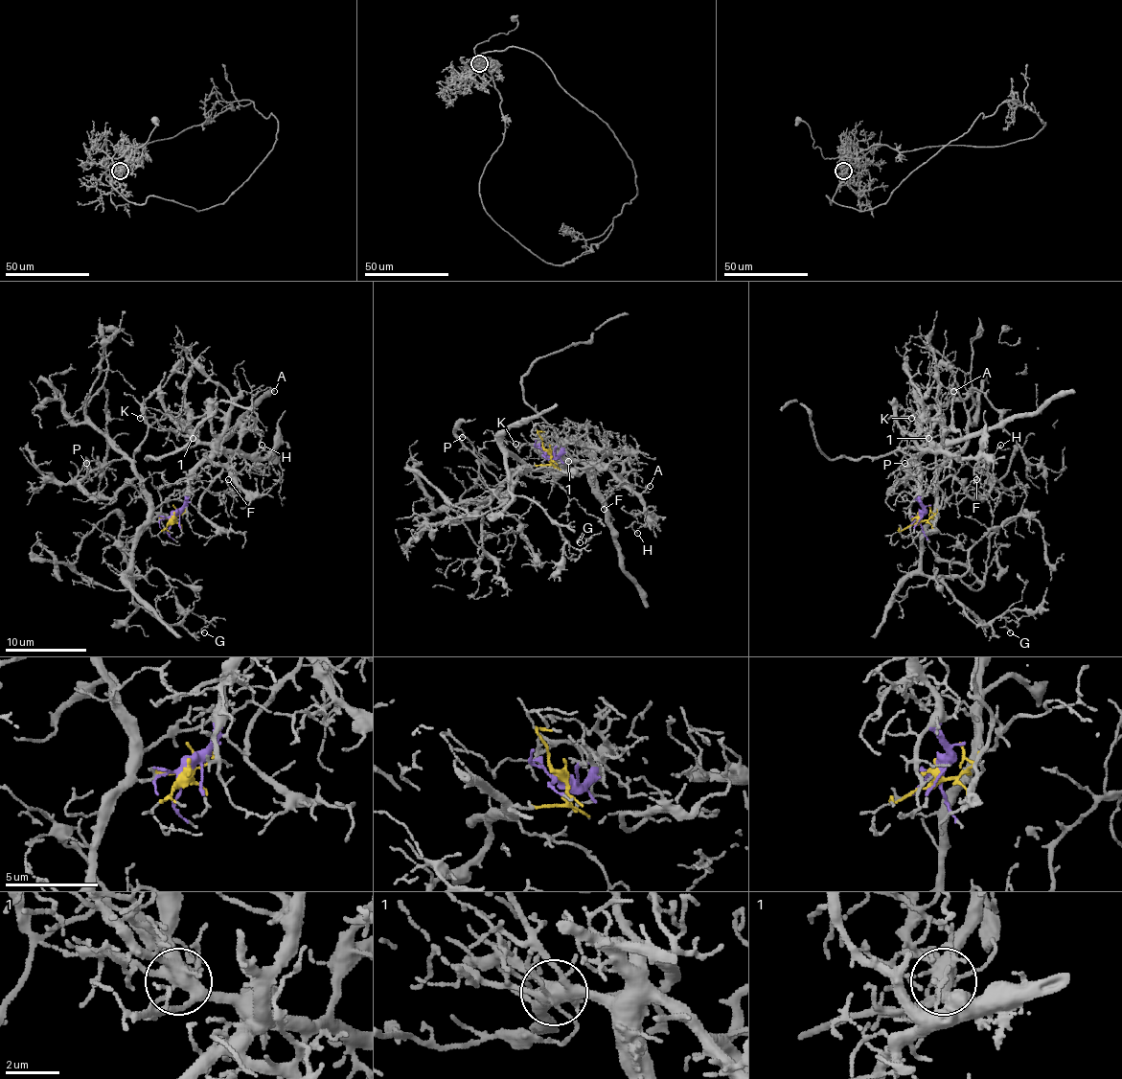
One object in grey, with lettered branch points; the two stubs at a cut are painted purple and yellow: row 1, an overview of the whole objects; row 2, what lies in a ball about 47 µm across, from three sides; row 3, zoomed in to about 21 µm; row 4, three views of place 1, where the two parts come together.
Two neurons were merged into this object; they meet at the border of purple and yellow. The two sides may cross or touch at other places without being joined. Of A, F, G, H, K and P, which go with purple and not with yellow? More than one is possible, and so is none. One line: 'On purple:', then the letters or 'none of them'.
On purple: A, F, H, K

